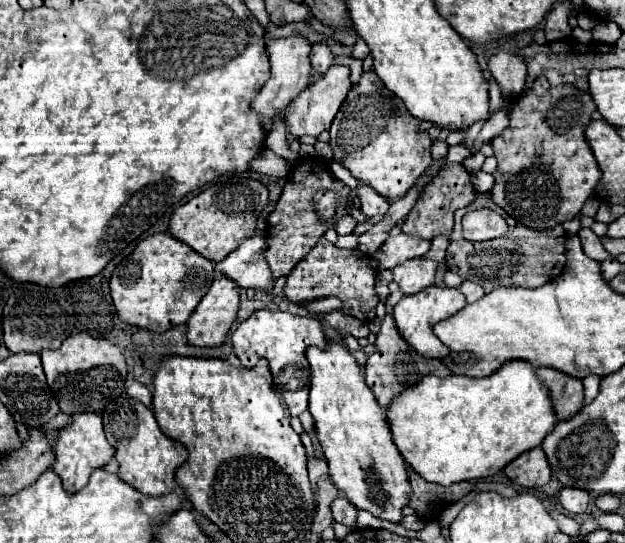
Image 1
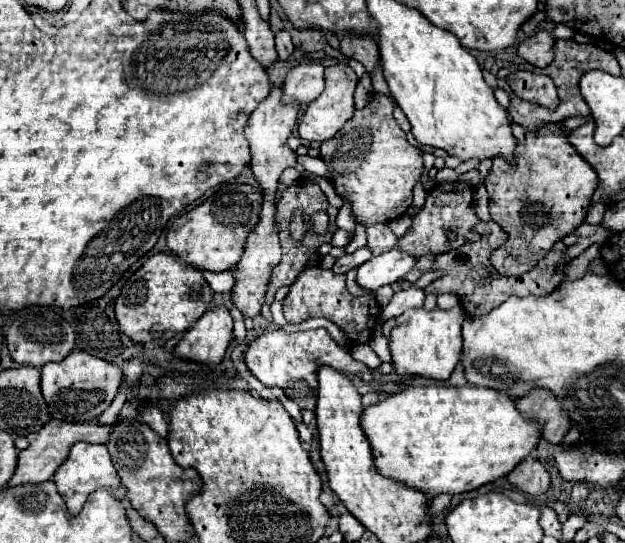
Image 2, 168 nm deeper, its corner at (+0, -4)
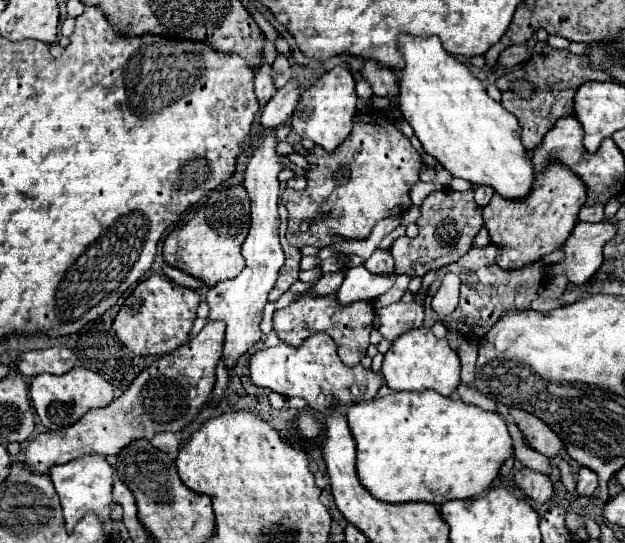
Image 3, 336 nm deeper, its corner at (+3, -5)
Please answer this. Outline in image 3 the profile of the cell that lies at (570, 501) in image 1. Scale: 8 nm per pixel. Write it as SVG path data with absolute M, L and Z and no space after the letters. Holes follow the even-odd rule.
M581 467L579 477L577 477L577 493L583 497L591 497L595 489L597 489L595 473L591 473L587 467Z

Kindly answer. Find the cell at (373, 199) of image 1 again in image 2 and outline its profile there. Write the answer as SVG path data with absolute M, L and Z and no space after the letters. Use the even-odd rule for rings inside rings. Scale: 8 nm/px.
M386 222L368 226L366 228L366 234L368 234L368 248L370 248L372 256L378 256L380 252L388 252L398 242L396 234L392 234L392 230L388 228Z

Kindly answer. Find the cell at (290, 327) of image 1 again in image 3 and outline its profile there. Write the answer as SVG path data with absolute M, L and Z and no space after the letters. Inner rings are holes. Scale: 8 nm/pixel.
M313 333L299 347L279 343L277 347L261 349L251 355L249 371L257 387L267 387L283 397L301 397L315 411L325 411L331 403L369 401L383 383L381 375L373 375L373 371L367 371L363 365L343 365L337 355L337 345L327 333Z

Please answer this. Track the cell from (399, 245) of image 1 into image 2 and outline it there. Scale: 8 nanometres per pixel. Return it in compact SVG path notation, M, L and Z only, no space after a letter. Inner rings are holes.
M398 248L384 252L380 256L372 256L358 268L356 282L366 290L378 290L380 286L398 282L404 274L408 274L416 264L416 258L400 252Z

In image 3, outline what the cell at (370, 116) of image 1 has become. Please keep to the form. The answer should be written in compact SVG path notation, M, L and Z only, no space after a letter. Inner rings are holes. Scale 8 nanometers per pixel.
M381 111L357 113L349 137L337 149L325 151L323 147L313 147L307 161L311 165L305 175L309 183L307 191L295 193L285 189L281 203L289 211L287 241L295 247L315 245L319 249L331 245L333 235L365 239L379 219L405 213L411 207L409 191L419 183L419 173L427 167L409 139ZM319 209L325 213L325 221L315 223L315 227L303 233L299 225L313 221Z

